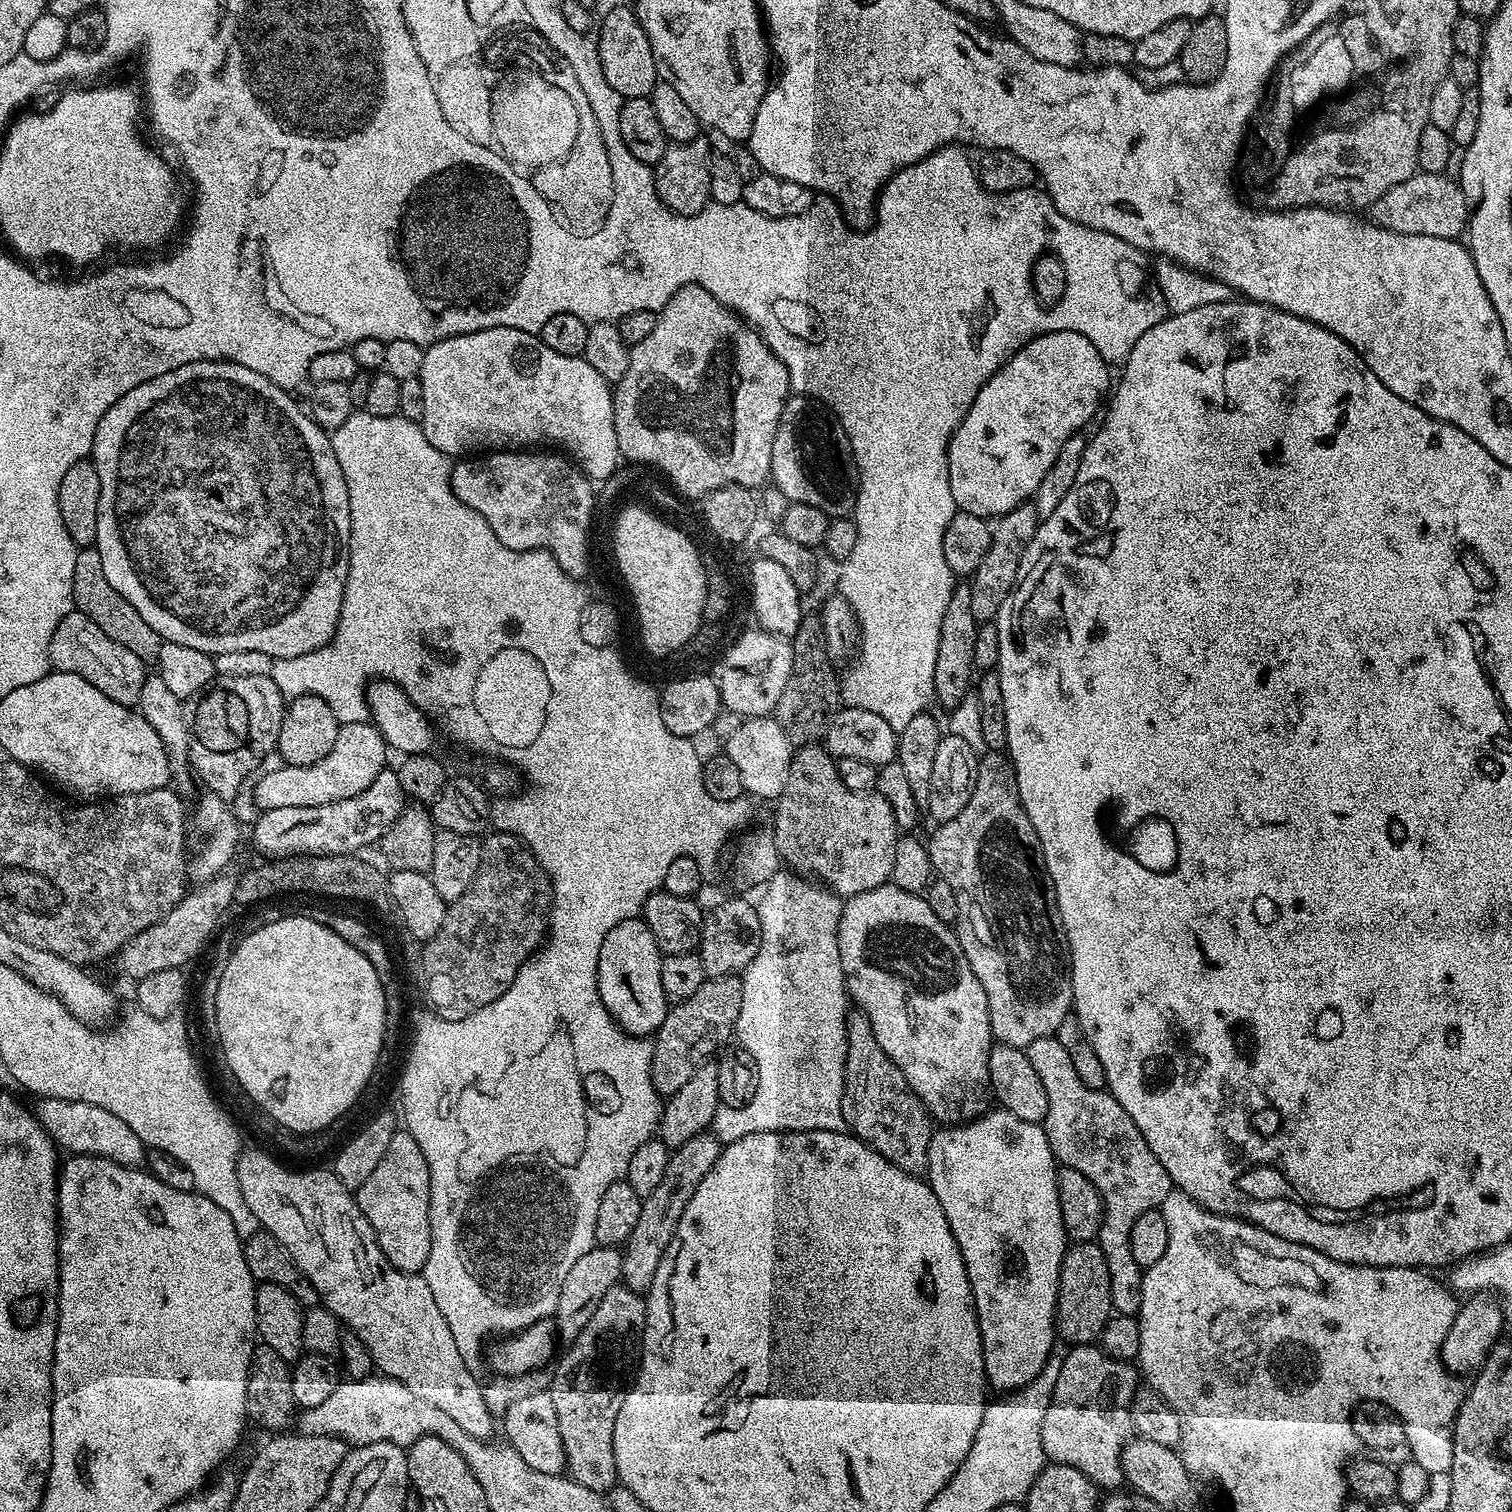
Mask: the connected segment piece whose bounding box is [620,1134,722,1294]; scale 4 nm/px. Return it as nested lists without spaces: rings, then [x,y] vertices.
[[[705,1134],[690,1138],[682,1146],[678,1146],[669,1155],[662,1182],[649,1196],[642,1199],[642,1214],[638,1214],[638,1222],[634,1225],[634,1234],[630,1234],[627,1244],[622,1248],[623,1287],[635,1292],[647,1293],[654,1282],[654,1274],[658,1270],[658,1262],[662,1262],[662,1254],[666,1254],[666,1246],[674,1238],[674,1230],[686,1210],[686,1202],[694,1198],[694,1190],[698,1190],[698,1182],[710,1174],[714,1162],[718,1162],[722,1145],[715,1136]]]

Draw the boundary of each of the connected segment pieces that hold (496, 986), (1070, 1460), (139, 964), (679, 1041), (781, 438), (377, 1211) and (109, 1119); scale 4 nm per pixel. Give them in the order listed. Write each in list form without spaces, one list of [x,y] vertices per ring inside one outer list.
[[[489,831],[483,837],[480,846],[480,865],[478,866],[478,874],[474,878],[474,882],[468,887],[466,894],[462,894],[457,900],[451,901],[448,904],[446,918],[442,918],[442,926],[438,926],[438,934],[434,934],[434,938],[430,938],[423,945],[421,951],[421,970],[423,972],[423,999],[426,1001],[427,1007],[432,1007],[429,1009],[435,1015],[441,1016],[443,1020],[461,1020],[470,1014],[474,1014],[474,1010],[494,1002],[494,998],[506,994],[506,990],[510,986],[510,982],[514,982],[518,970],[528,961],[528,957],[544,943],[546,933],[550,927],[551,907],[552,882],[548,879],[548,875],[544,873],[544,867],[534,858],[532,851],[512,832]]]
[[[1095,1343],[1078,1344],[1067,1351],[1062,1356],[1062,1370],[1058,1370],[1058,1382],[1054,1386],[1054,1398],[1050,1398],[1050,1410],[1046,1410],[1046,1418],[1042,1418],[1042,1450],[1051,1463],[1082,1470],[1082,1474],[1086,1474],[1086,1478],[1090,1478],[1097,1489],[1119,1489],[1125,1483],[1124,1471],[1120,1469],[1120,1450],[1126,1443],[1127,1432],[1130,1432],[1132,1394],[1138,1384],[1137,1369],[1127,1360],[1108,1355]]]
[[[221,874],[213,880],[205,880],[196,889],[189,891],[163,916],[157,924],[142,930],[132,940],[128,941],[114,957],[114,965],[120,972],[125,972],[132,982],[140,981],[148,975],[171,968],[183,969],[204,947],[208,939],[216,932],[220,919],[228,907],[233,907],[235,898],[235,875]]]
[[[739,975],[706,978],[690,998],[669,1007],[652,1044],[652,1085],[661,1097],[667,1098],[682,1090],[690,1074],[711,1061],[729,1043],[727,1040],[733,1039],[738,1010],[742,1010],[742,979]]]
[[[789,395],[774,434],[771,483],[794,504],[818,506],[830,518],[844,518],[856,507],[858,473],[844,427],[829,408],[811,396]]]
[[[397,1130],[394,1138],[390,1138],[390,1146],[386,1150],[386,1154],[382,1158],[382,1162],[378,1162],[378,1166],[374,1166],[374,1174],[370,1174],[370,1178],[366,1178],[366,1182],[362,1182],[362,1186],[354,1194],[356,1204],[362,1210],[362,1214],[366,1214],[366,1218],[370,1222],[370,1226],[376,1235],[378,1246],[382,1250],[382,1254],[389,1262],[396,1267],[399,1272],[415,1272],[423,1273],[426,1266],[426,1258],[430,1258],[430,1170],[426,1166],[426,1154],[422,1154],[422,1150],[418,1150],[418,1142],[414,1142],[414,1138],[406,1130]]]
[[[45,1096],[35,1101],[34,1115],[36,1121],[46,1130],[46,1134],[57,1149],[74,1156],[101,1156],[110,1162],[118,1162],[127,1168],[140,1168],[146,1160],[146,1145],[118,1114],[110,1114],[110,1110],[102,1110],[102,1106],[94,1106],[90,1102],[63,1100],[53,1096]]]

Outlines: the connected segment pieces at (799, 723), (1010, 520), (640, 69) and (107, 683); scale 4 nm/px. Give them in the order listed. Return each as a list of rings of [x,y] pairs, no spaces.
[[[805,615],[790,643],[792,645],[790,682],[786,682],[782,698],[778,698],[774,715],[789,738],[797,745],[803,746],[809,742],[819,741],[827,732],[828,723],[834,718],[834,714],[840,711],[841,677],[838,675],[837,665],[828,654],[824,626],[820,623],[819,615]]]
[[[1029,502],[1019,504],[991,525],[992,541],[988,547],[988,553],[982,558],[978,570],[970,577],[972,585],[970,607],[974,610],[974,618],[977,622],[995,621],[998,610],[1002,610],[1002,602],[1006,602],[1012,587],[1016,585],[1018,566],[1022,562],[1026,546],[1034,538],[1036,527],[1041,519],[1036,512],[1035,503]]]
[[[614,5],[601,20],[599,17],[594,39],[598,58],[602,58],[602,74],[606,74],[606,82],[610,82],[610,86],[614,86],[614,90],[618,90],[618,94],[625,98],[651,97],[658,83],[654,50],[650,50],[650,38],[646,38],[646,30],[642,30],[638,22],[635,7]]]
[[[75,610],[61,618],[54,634],[50,638],[48,659],[51,667],[57,672],[79,674],[90,682],[90,686],[98,686],[106,698],[114,698],[114,702],[135,705],[142,694],[142,682],[146,675],[146,664],[126,646],[118,646],[114,638],[106,638],[90,618]]]

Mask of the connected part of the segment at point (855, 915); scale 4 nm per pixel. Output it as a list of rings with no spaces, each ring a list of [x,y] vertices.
[[[891,882],[866,890],[862,894],[854,894],[843,901],[838,922],[838,954],[842,958],[842,974],[846,995],[864,1017],[870,1022],[870,1030],[874,1030],[874,1038],[878,1038],[878,1046],[886,1050],[890,1062],[902,1070],[906,1082],[914,1090],[914,1094],[924,1103],[925,1108],[934,1110],[934,1116],[941,1125],[955,1126],[967,1124],[970,1120],[979,1120],[985,1112],[993,1107],[994,1097],[990,1086],[990,1050],[994,1047],[994,1037],[990,1026],[990,1010],[986,1002],[986,990],[982,990],[982,982],[978,982],[978,974],[970,970],[970,962],[966,962],[966,954],[960,945],[960,939],[947,923],[939,920],[930,910],[923,895],[902,890]]]

